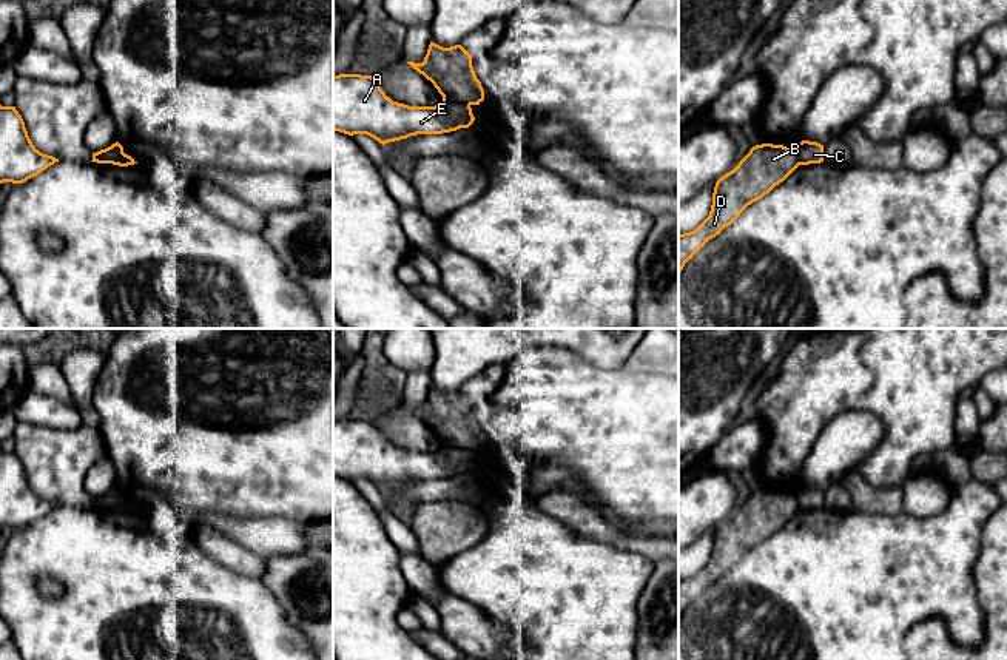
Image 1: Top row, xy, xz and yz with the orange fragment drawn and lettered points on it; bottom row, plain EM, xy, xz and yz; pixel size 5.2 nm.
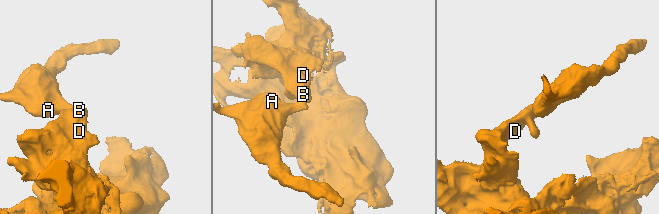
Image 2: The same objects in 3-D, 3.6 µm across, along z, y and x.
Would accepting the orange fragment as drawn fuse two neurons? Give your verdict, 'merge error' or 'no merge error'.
merge error

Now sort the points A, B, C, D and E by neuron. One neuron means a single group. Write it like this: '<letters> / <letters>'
A C E / B D

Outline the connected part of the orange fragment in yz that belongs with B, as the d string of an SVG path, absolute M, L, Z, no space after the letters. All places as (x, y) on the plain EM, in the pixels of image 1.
M753 492L733 517L716 527L709 561L694 577L679 580L679 621L709 584L720 580L748 551L768 540L799 510L796 492Z

